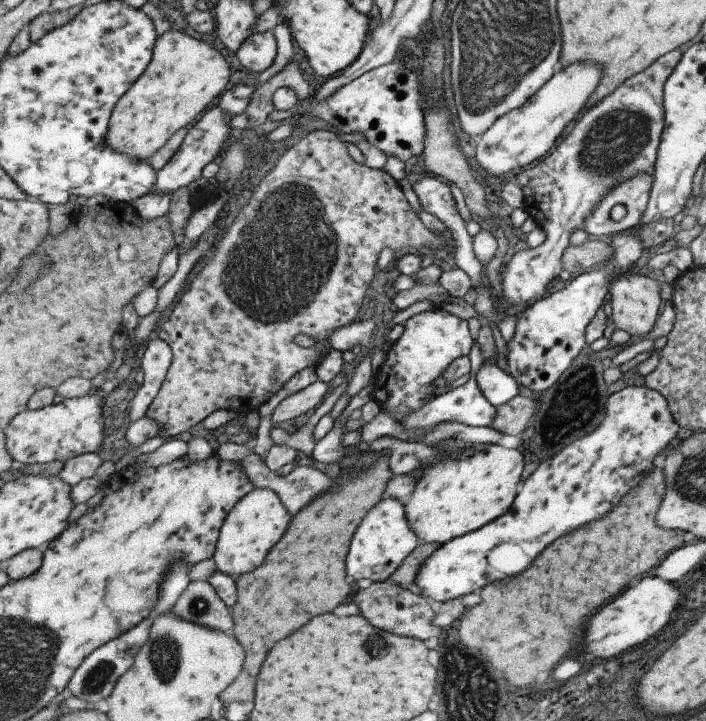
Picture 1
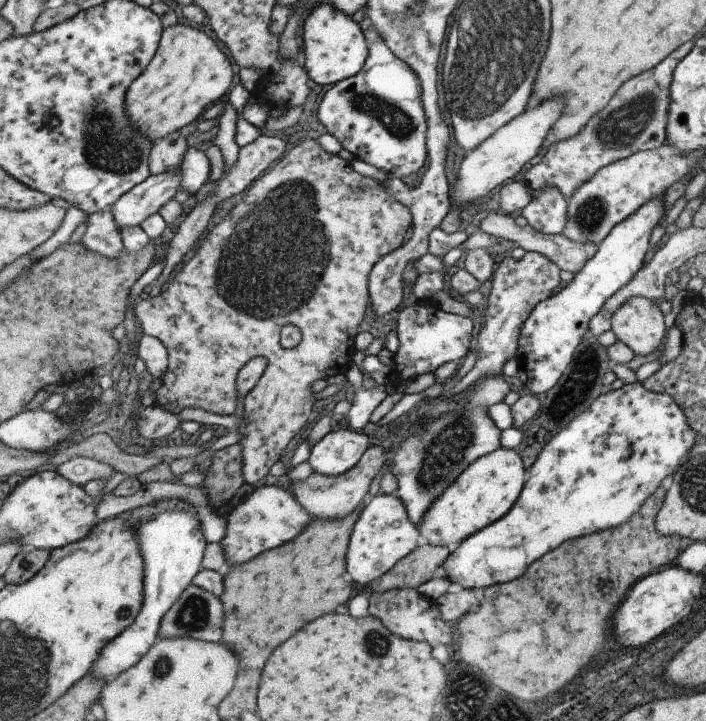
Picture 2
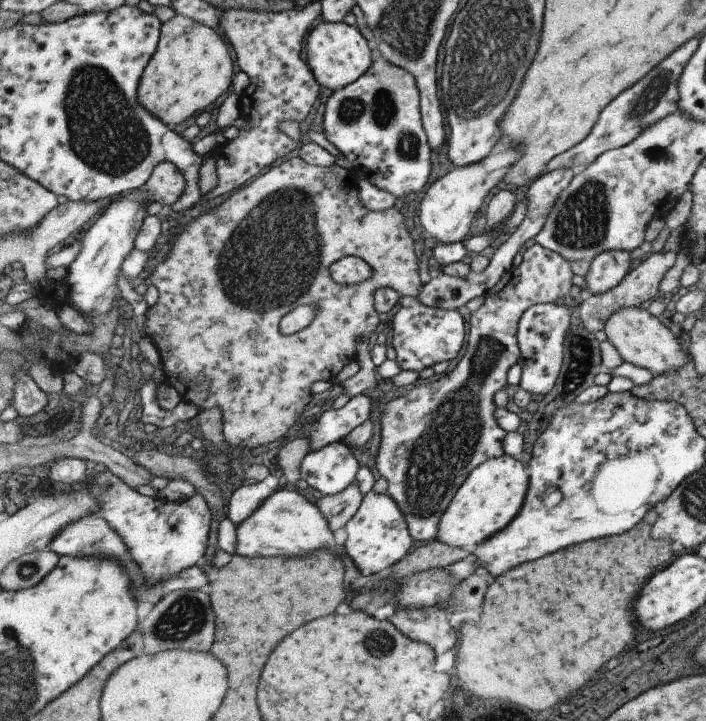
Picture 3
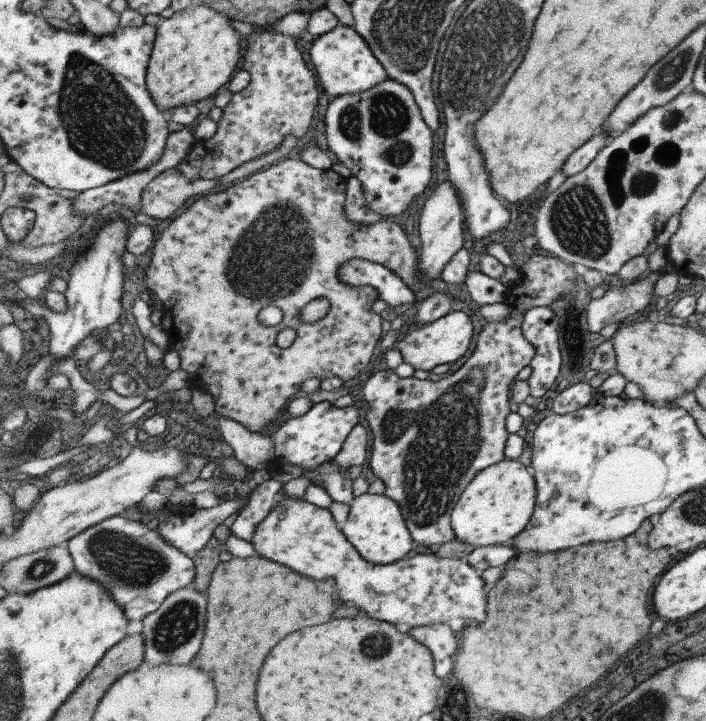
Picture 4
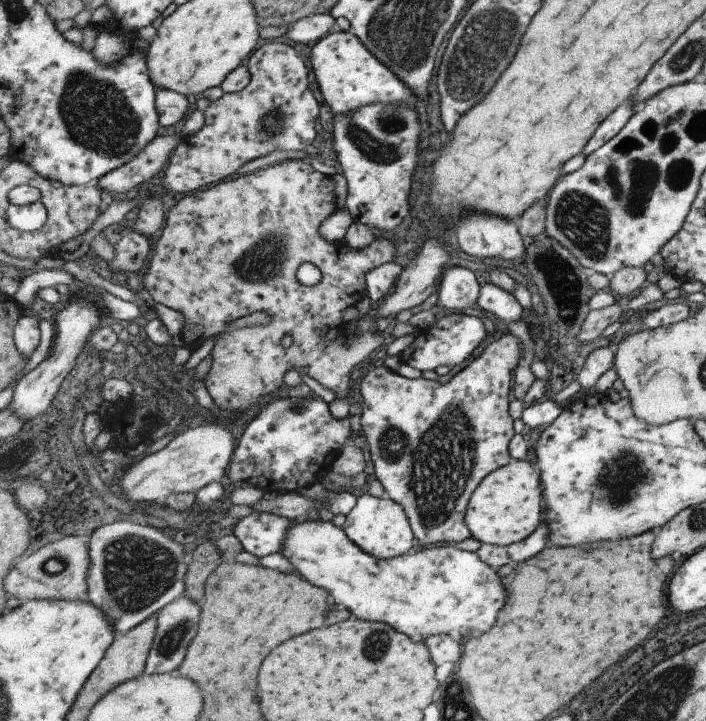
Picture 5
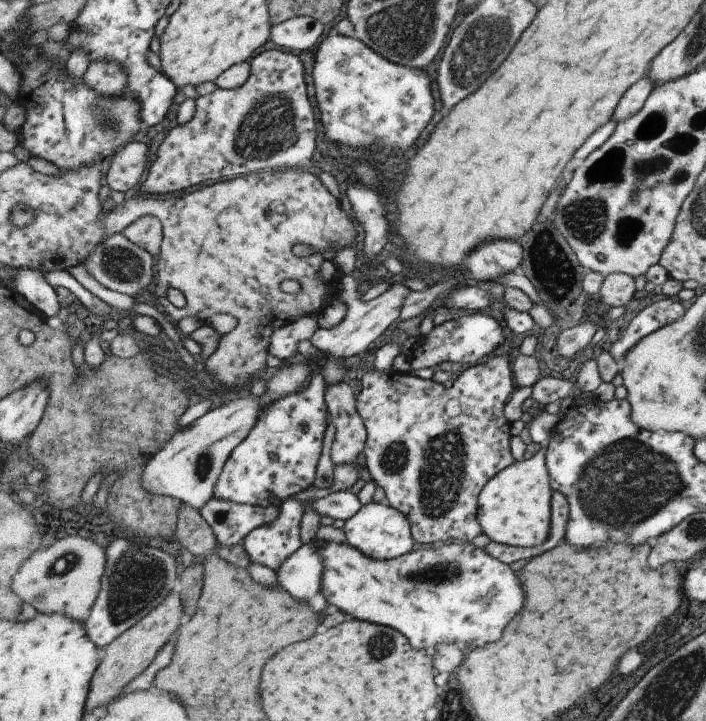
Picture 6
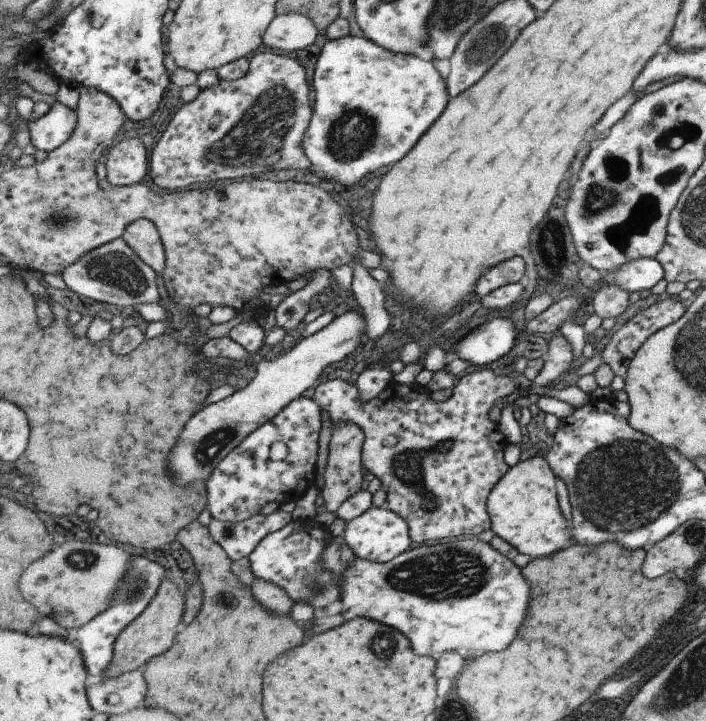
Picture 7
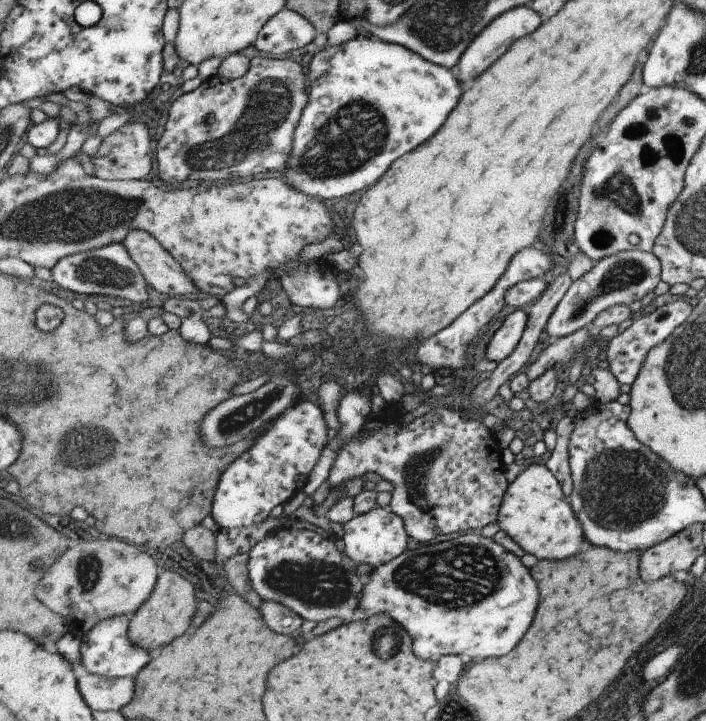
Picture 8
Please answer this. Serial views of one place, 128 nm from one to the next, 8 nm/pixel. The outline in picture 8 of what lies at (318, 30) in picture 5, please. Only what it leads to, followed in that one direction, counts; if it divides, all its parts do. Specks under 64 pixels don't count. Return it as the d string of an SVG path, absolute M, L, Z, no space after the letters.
M285 8L267 21L254 47L275 58L284 58L288 57L289 52L305 48L314 42L318 33L308 18Z

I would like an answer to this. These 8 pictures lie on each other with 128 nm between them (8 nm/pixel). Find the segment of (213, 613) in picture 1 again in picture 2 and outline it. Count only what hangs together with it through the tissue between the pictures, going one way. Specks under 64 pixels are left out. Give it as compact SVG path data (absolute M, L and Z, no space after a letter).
M192 584L183 591L179 600L176 600L171 610L163 617L159 637L191 637L217 642L223 638L223 626L225 626L225 612L223 612L221 600L208 590Z

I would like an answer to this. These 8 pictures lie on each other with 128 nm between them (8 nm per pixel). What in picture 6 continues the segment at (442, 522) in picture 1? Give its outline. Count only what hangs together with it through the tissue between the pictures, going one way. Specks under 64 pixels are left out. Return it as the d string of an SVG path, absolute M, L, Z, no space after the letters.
M547 444L542 445L538 452L527 460L515 461L508 469L496 474L482 490L479 497L478 519L483 533L493 542L516 547L534 547L543 544L550 533L552 517L552 498L554 487L551 486L550 470L546 463Z

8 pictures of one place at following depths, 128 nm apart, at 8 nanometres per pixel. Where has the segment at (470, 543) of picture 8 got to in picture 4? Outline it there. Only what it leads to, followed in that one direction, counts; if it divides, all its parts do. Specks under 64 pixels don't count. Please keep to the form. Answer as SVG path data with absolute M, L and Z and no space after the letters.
M286 496L283 502L278 501L273 506L269 518L265 518L259 530L255 530L253 544L256 552L262 557L291 566L293 570L309 578L317 580L334 578L339 582L341 598L345 602L355 602L363 612L371 614L373 618L391 624L401 624L405 626L405 630L444 622L449 625L453 618L463 618L481 624L487 618L487 598L490 588L482 579L481 572L471 566L467 560L438 557L429 550L426 554L415 555L412 558L405 557L405 560L401 559L390 565L367 562L351 544L330 510L319 508L303 498Z

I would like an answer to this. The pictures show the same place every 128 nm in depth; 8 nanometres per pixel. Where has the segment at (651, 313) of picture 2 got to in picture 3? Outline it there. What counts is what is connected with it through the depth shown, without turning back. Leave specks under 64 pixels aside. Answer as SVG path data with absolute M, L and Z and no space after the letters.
M625 307L615 313L604 328L607 340L611 341L617 350L623 355L626 362L650 370L652 378L663 373L678 369L685 365L689 352L681 352L677 338L671 334L671 330L643 307Z

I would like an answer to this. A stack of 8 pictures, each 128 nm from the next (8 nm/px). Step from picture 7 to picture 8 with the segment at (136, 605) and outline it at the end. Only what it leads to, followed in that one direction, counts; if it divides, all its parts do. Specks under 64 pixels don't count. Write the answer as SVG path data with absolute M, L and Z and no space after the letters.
M120 614L107 621L98 622L90 631L87 631L80 642L80 660L82 666L92 675L109 678L135 677L145 667L154 654L141 649L133 643L129 636L130 618Z

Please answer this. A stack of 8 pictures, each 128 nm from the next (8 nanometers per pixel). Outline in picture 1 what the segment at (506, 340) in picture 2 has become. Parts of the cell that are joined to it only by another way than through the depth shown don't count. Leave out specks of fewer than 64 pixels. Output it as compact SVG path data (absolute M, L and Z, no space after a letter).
M672 50L659 58L647 70L627 80L619 90L605 98L601 103L591 107L573 126L571 133L563 139L555 151L541 160L537 166L529 168L517 175L513 180L524 194L523 209L531 216L537 225L546 229L544 242L528 251L519 251L513 255L502 269L502 295L507 306L523 305L522 310L515 313L516 322L521 322L521 316L543 300L545 288L549 282L563 270L561 258L569 248L571 234L582 228L585 220L593 214L593 210L601 204L601 200L619 184L640 175L654 175L658 162L658 150L662 144L662 134L666 130L665 90L670 80L671 71L681 58L682 51Z

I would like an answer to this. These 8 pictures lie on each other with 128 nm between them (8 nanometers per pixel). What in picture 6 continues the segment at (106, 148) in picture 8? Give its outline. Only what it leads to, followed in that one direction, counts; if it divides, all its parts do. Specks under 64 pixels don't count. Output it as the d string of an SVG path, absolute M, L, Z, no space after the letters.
M133 141L113 156L106 173L106 180L112 190L127 192L139 184L149 164L149 146Z

